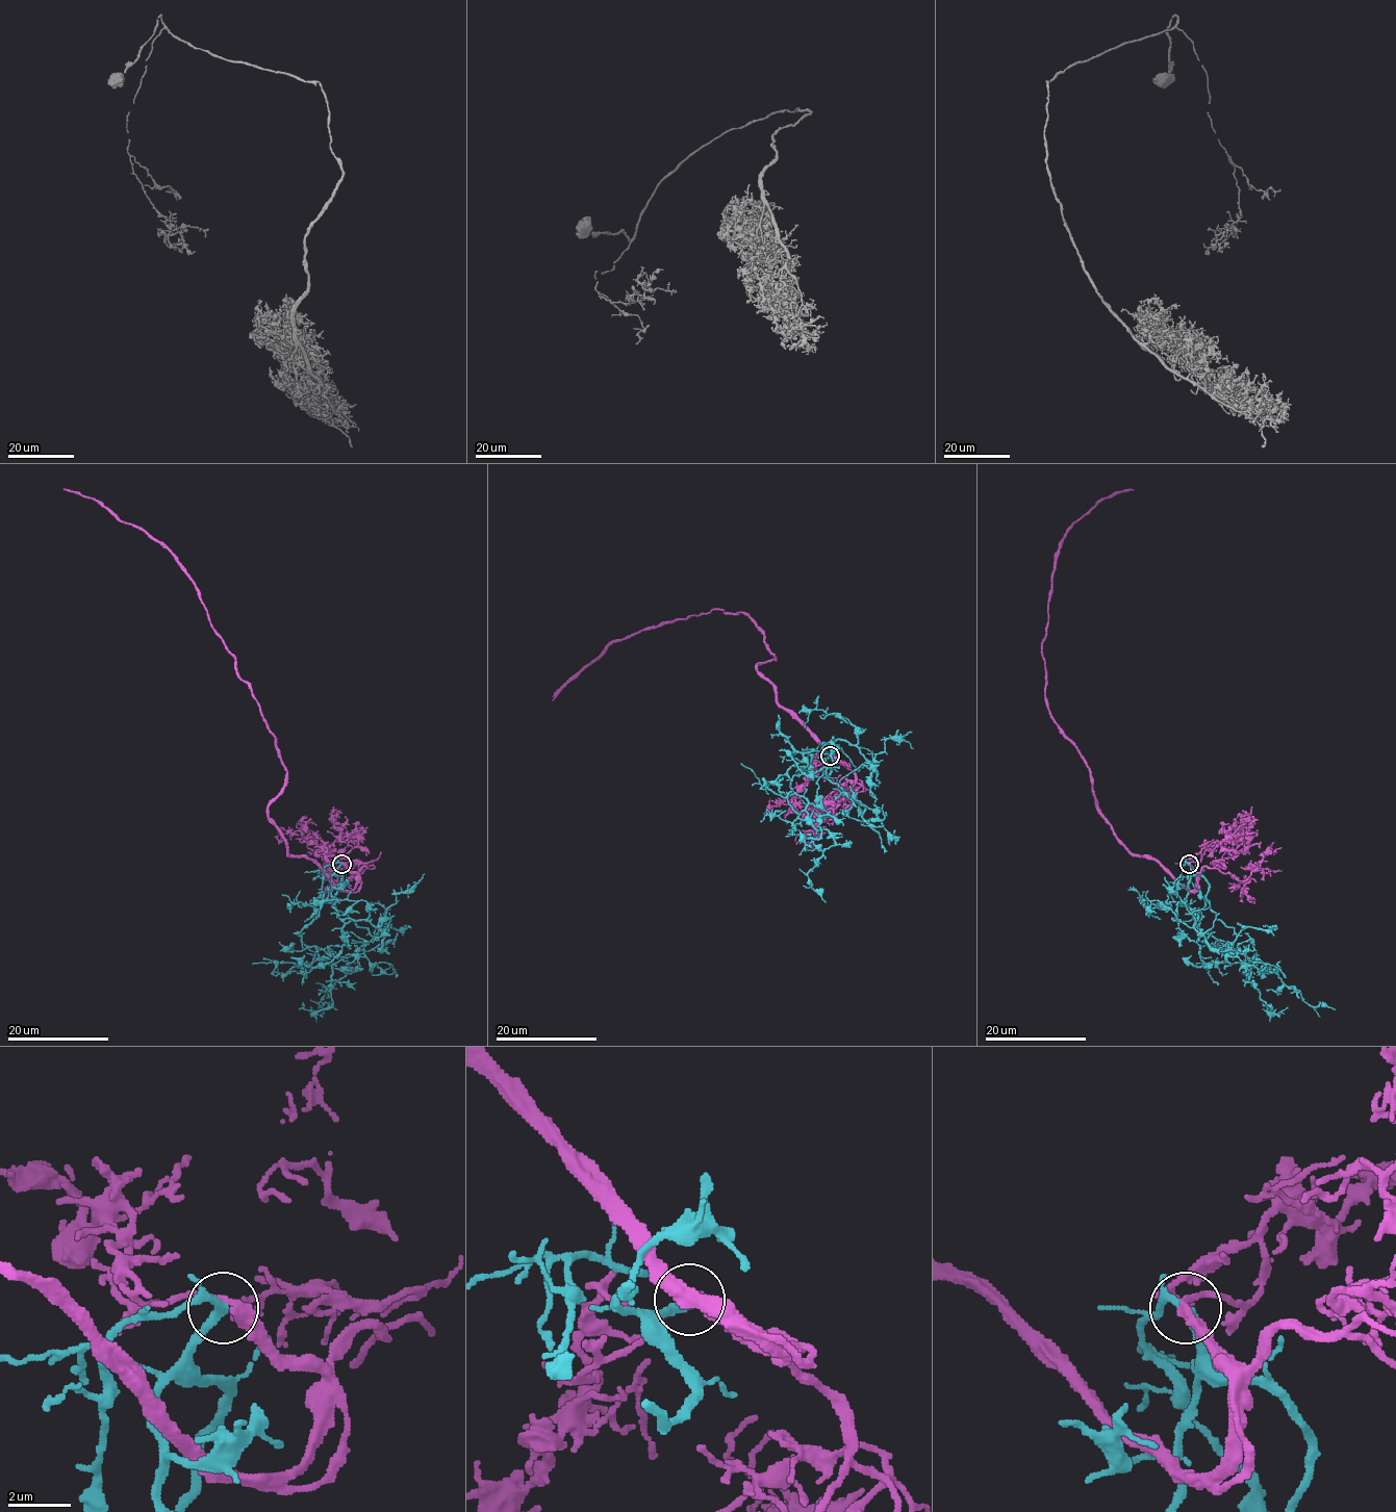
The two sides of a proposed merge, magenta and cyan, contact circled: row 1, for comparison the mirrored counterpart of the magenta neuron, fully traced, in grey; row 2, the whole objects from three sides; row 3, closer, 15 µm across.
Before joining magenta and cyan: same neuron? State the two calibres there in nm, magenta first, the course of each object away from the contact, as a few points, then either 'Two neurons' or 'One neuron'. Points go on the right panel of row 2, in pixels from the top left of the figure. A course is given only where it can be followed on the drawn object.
Thickness 200 nm (magenta) against 200 nm. Course of magenta: (1189, 863), (1193, 890), (1118, 838), (1045, 695), (1054, 556), (1099, 501), (1134, 489). Course of cyan: (1189, 863), (1184, 900), (1198, 914), (1199, 929), (1257, 957), (1306, 1003), (1324, 1002), (1335, 1009). Two neurons

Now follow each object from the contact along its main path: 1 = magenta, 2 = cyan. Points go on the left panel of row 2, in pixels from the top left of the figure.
1: (341, 863), (357, 874), (351, 890), (286, 850), (268, 812), (286, 768), (195, 581), (142, 530), (65, 489)
2: (341, 863), (331, 877), (328, 900), (315, 904), (319, 914), (298, 933), (346, 973), (319, 1003), (337, 1009)

